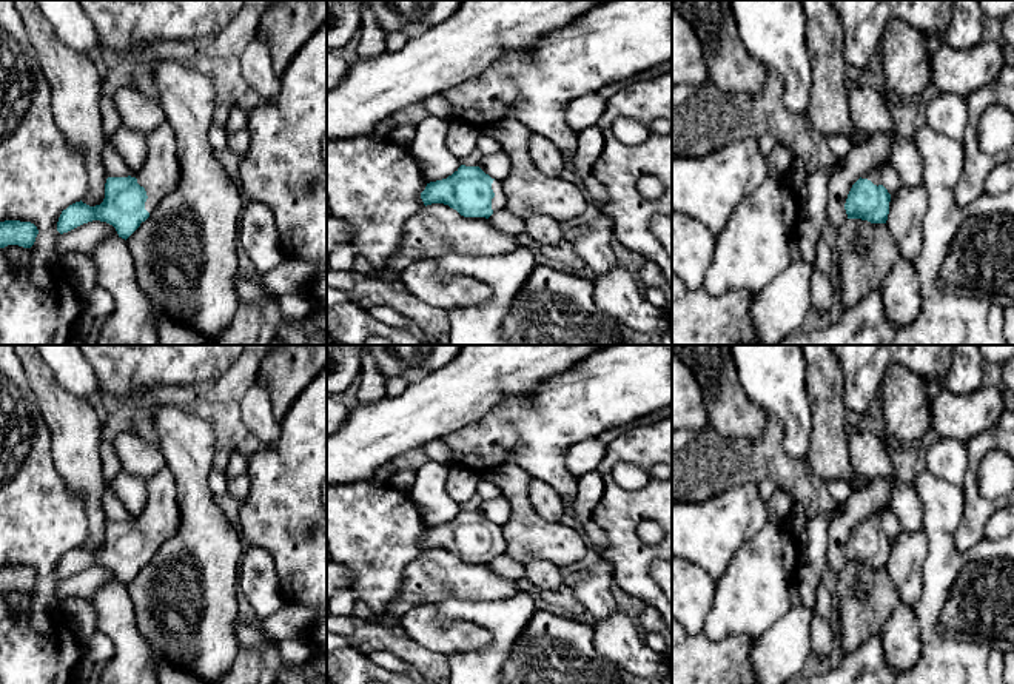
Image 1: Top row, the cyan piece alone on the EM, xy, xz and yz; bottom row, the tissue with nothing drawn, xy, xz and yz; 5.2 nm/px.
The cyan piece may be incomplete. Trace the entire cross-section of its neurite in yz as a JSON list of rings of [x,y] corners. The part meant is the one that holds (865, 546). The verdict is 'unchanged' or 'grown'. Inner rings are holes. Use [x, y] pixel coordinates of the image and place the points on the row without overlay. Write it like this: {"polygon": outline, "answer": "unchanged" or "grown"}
{"polygon": [[[881,511],[863,519],[851,533],[844,555],[848,564],[886,568],[891,539],[881,528]]], "answer": "grown"}

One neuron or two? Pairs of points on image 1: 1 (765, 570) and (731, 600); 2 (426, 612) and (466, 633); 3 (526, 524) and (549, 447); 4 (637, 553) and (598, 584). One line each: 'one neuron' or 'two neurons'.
1: one neuron
2: one neuron
3: two neurons
4: two neurons

